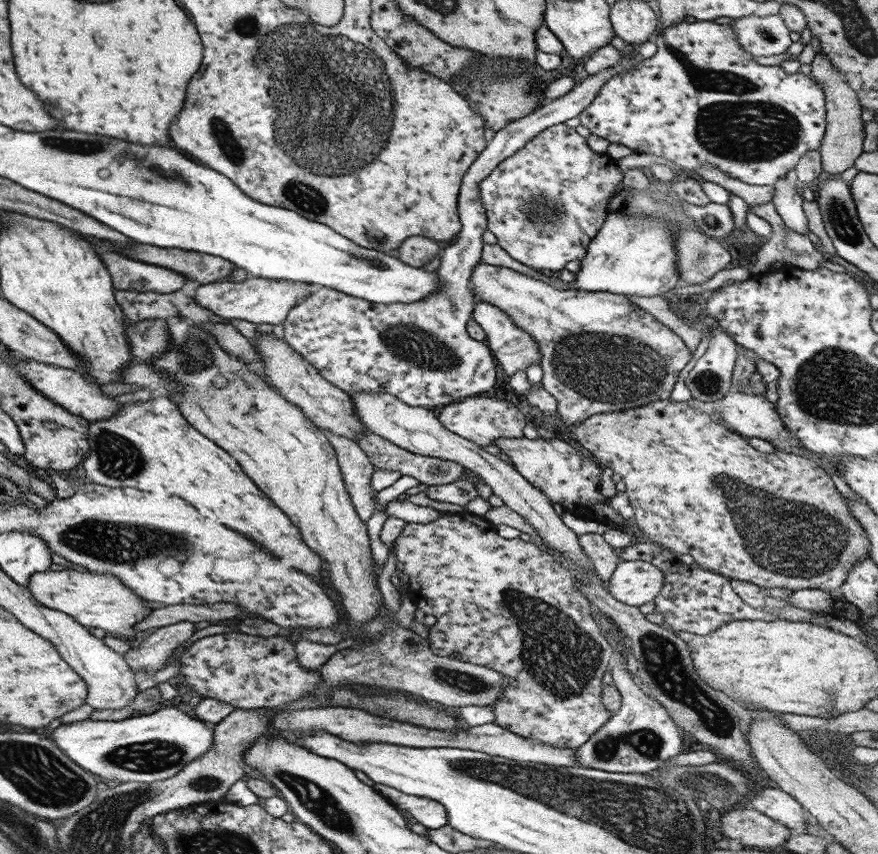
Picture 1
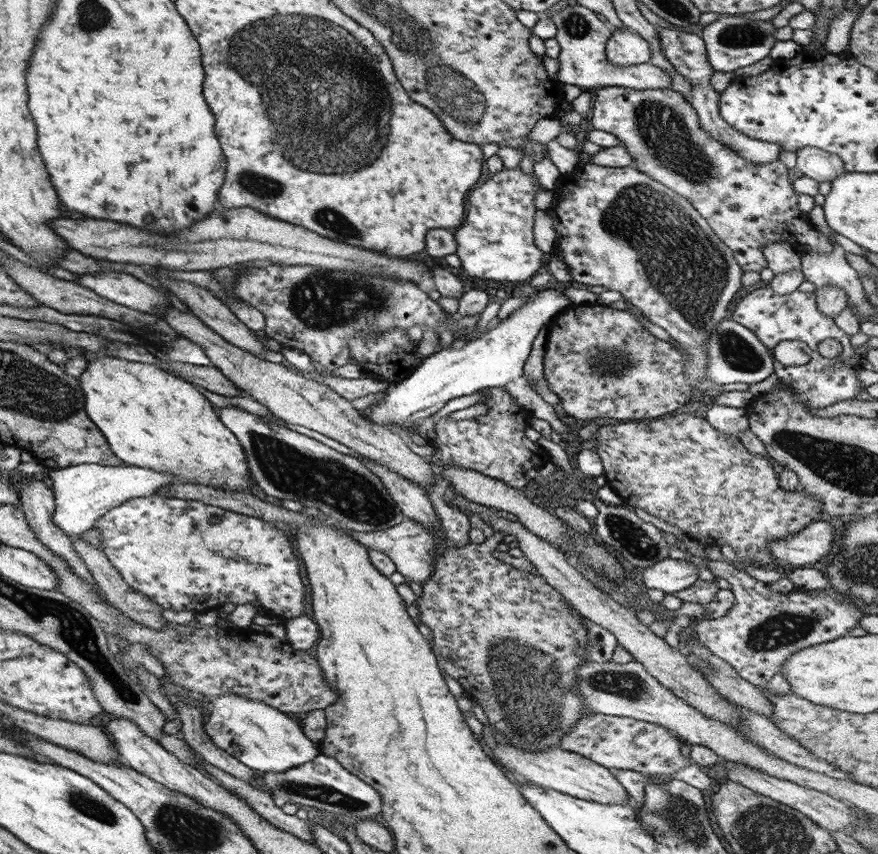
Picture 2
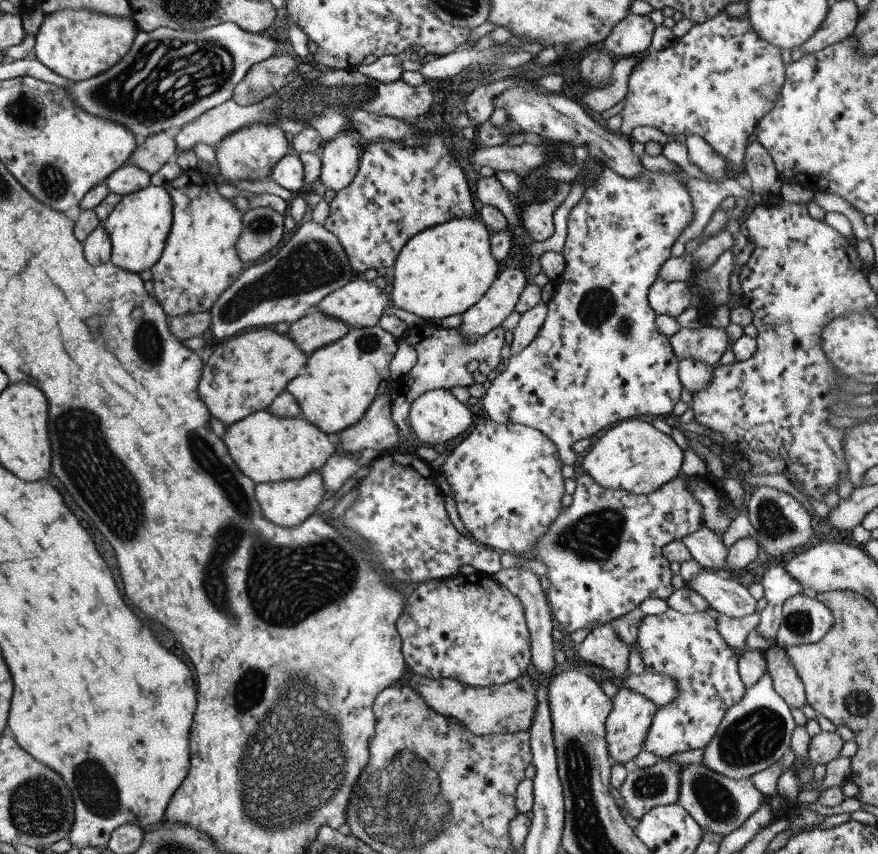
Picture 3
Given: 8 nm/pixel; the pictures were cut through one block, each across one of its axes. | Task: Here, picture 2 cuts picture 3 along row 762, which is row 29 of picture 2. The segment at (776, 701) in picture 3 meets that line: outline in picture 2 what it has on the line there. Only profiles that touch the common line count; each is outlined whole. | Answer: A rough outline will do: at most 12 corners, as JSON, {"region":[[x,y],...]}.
{"region":[[728,15],[699,31],[707,63],[734,72],[768,57],[768,20]]}

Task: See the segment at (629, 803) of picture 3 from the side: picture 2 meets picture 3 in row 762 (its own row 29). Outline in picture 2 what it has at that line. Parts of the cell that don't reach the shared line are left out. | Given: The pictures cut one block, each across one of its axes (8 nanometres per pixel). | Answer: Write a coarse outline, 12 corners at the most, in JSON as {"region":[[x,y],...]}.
{"region":[[659,27],[661,53],[691,83],[699,128],[753,164],[780,146],[729,128],[699,33]]}

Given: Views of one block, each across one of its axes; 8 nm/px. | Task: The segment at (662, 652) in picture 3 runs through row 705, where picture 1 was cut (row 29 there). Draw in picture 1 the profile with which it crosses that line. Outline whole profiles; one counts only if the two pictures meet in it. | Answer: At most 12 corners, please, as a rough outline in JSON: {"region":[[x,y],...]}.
{"region":[[669,24],[581,126],[694,175],[773,185],[822,91],[728,24]]}

